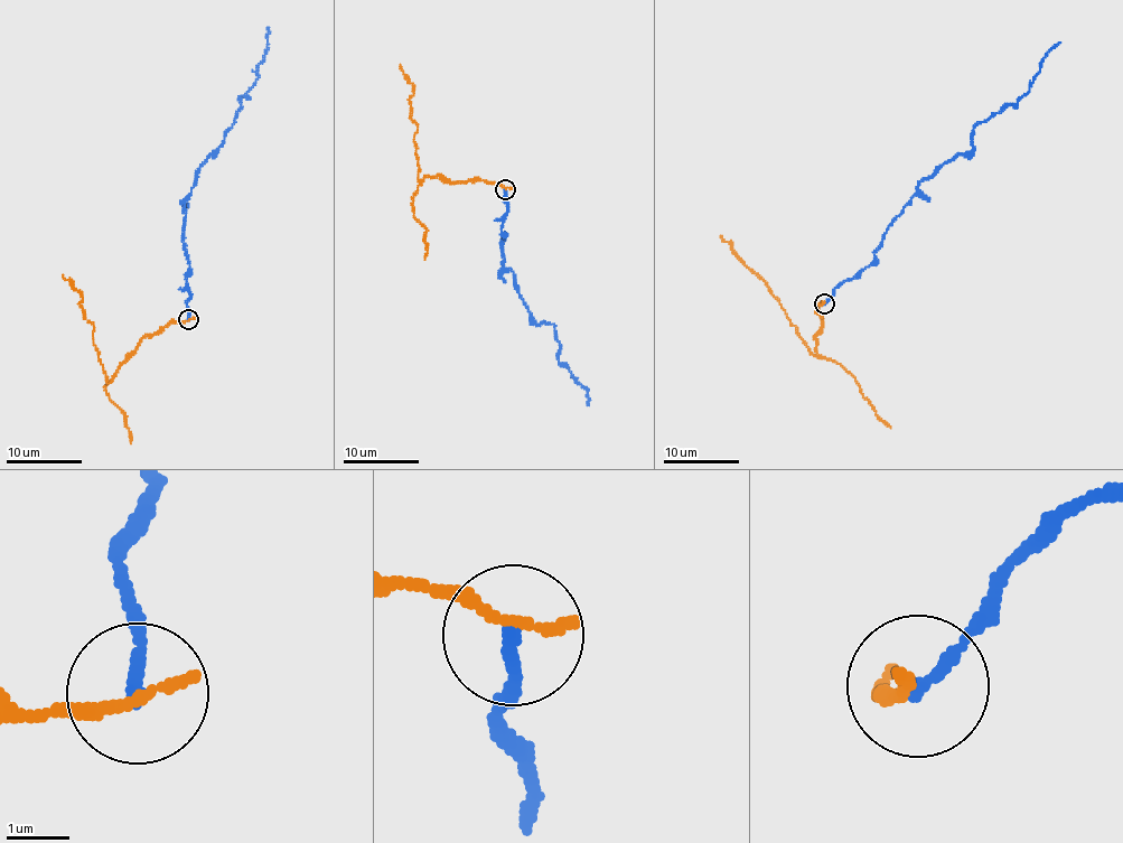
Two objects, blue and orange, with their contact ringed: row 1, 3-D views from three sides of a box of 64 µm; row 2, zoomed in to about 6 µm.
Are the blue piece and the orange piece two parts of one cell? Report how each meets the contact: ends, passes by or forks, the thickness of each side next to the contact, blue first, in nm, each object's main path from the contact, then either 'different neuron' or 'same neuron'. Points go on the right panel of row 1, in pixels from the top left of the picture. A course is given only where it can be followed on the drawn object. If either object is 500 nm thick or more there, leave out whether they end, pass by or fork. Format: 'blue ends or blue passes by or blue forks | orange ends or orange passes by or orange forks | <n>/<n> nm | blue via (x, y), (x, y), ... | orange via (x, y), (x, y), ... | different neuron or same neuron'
blue ends | orange ends | 200/200 nm | blue via (824, 302), (873, 260), (888, 225), (920, 181), (969, 153), (975, 127), (1029, 90), (1041, 59), (1060, 43) | orange via (824, 302), (817, 306), (822, 330), (815, 337), (817, 356), (767, 284), (720, 235) | different neuron

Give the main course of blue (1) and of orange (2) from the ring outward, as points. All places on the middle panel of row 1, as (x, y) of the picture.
1: (506, 189), (504, 267), (513, 272), (530, 319), (553, 326), (558, 361), (587, 389), (587, 405)
2: (506, 189), (483, 180), (418, 178), (418, 127), (409, 100), (414, 87), (400, 64)

